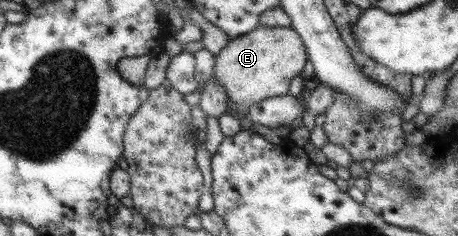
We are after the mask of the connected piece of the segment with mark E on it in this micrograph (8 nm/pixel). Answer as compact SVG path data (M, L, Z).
M259 25L222 47L215 55L210 79L224 87L231 107L244 110L262 100L286 95L288 83L302 72L306 59L304 45L294 29Z

